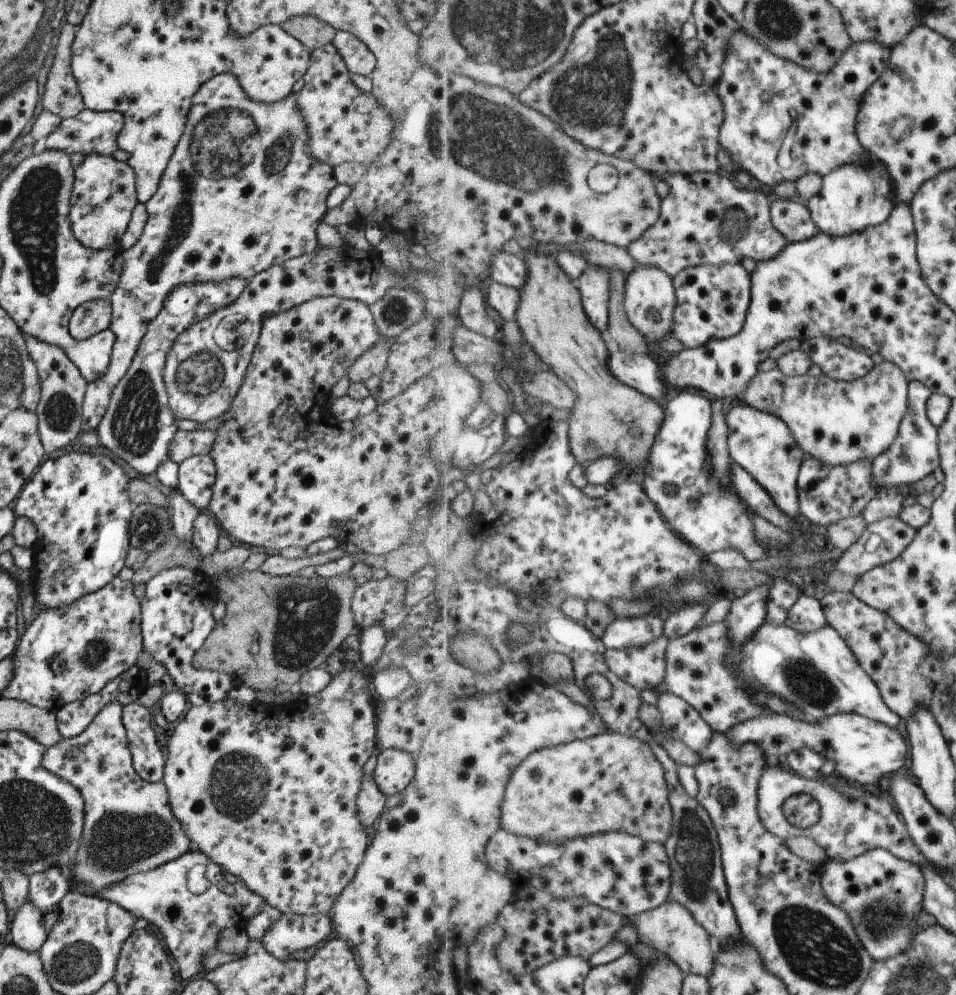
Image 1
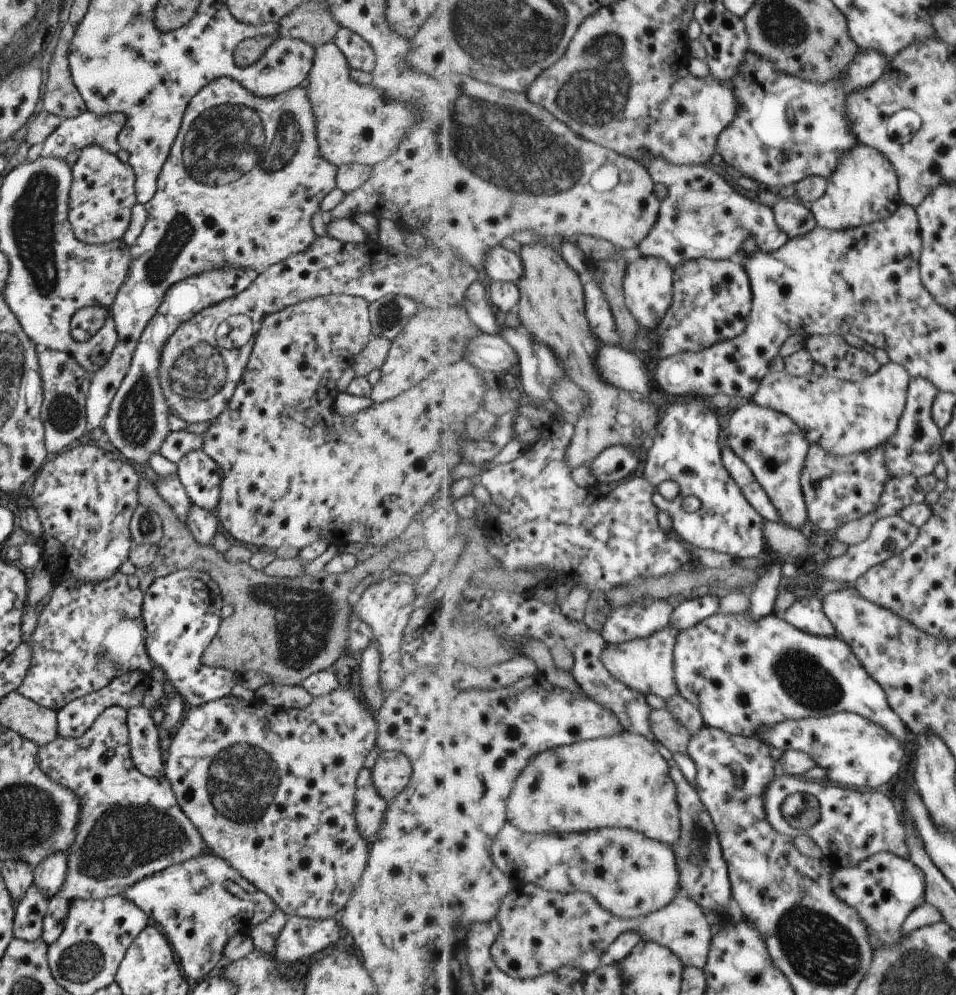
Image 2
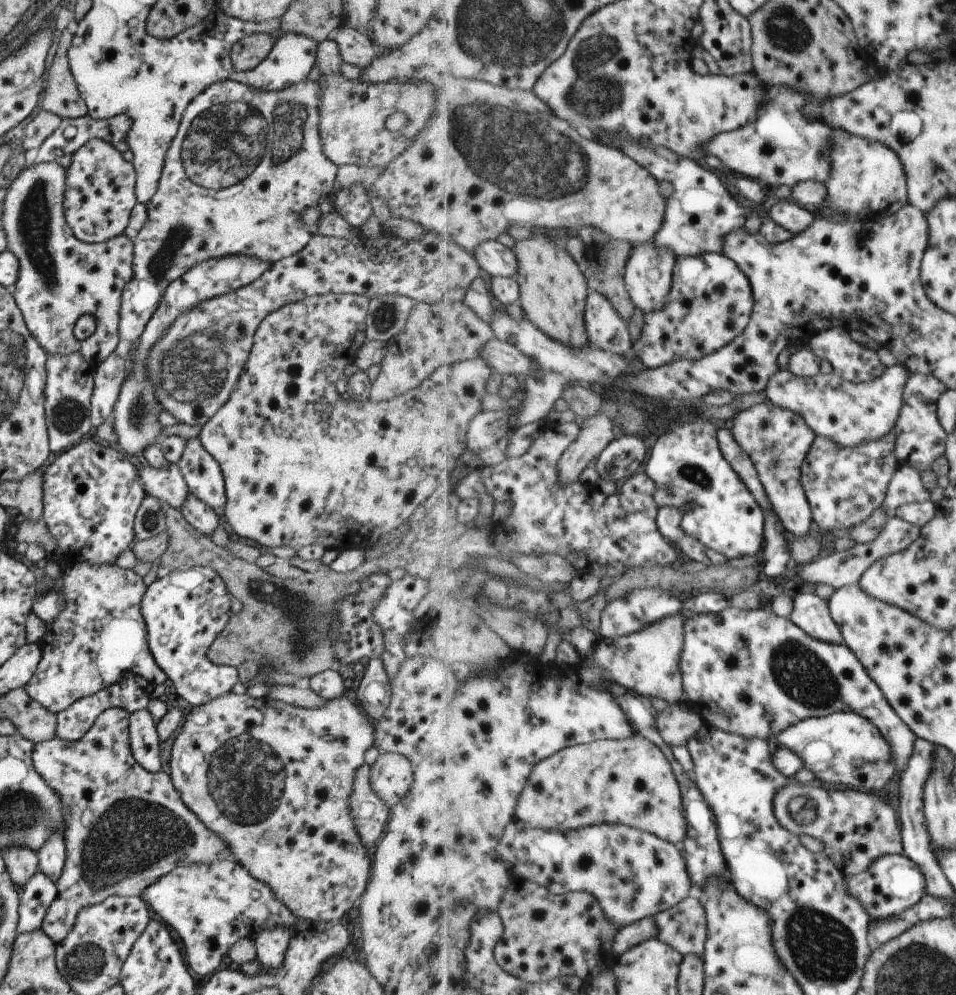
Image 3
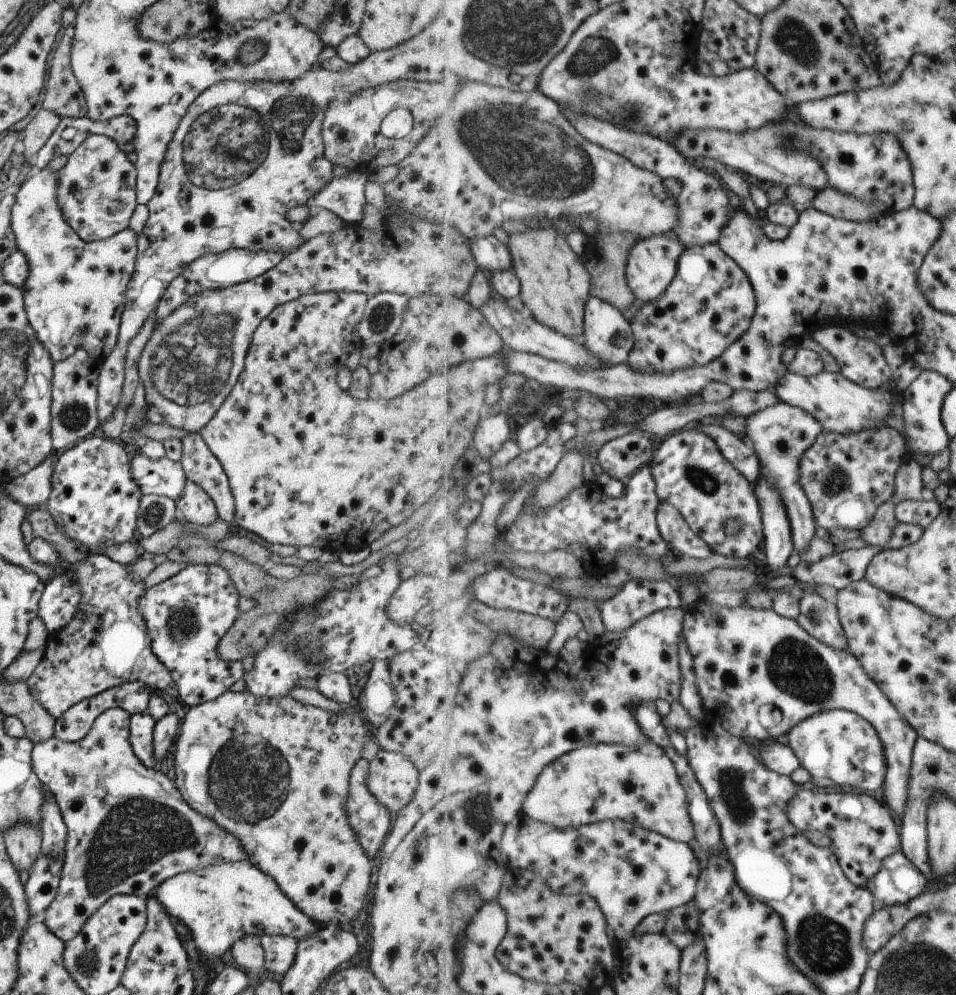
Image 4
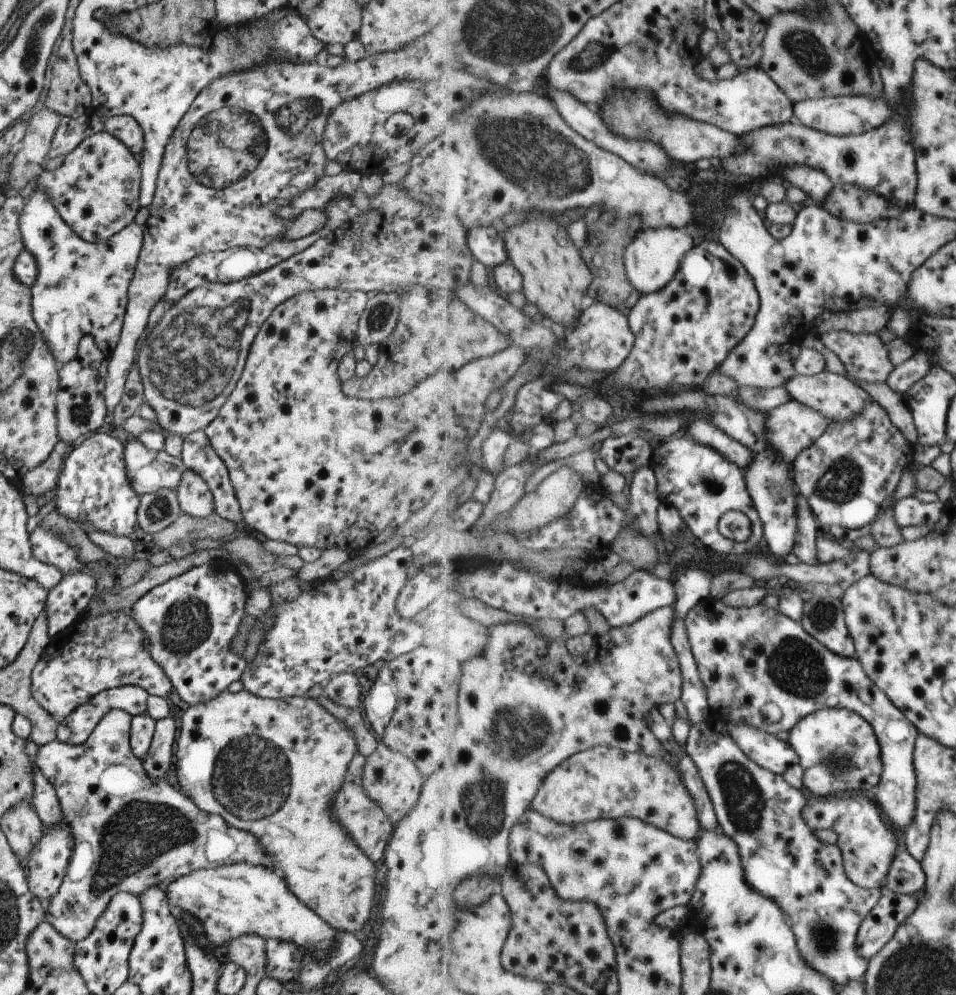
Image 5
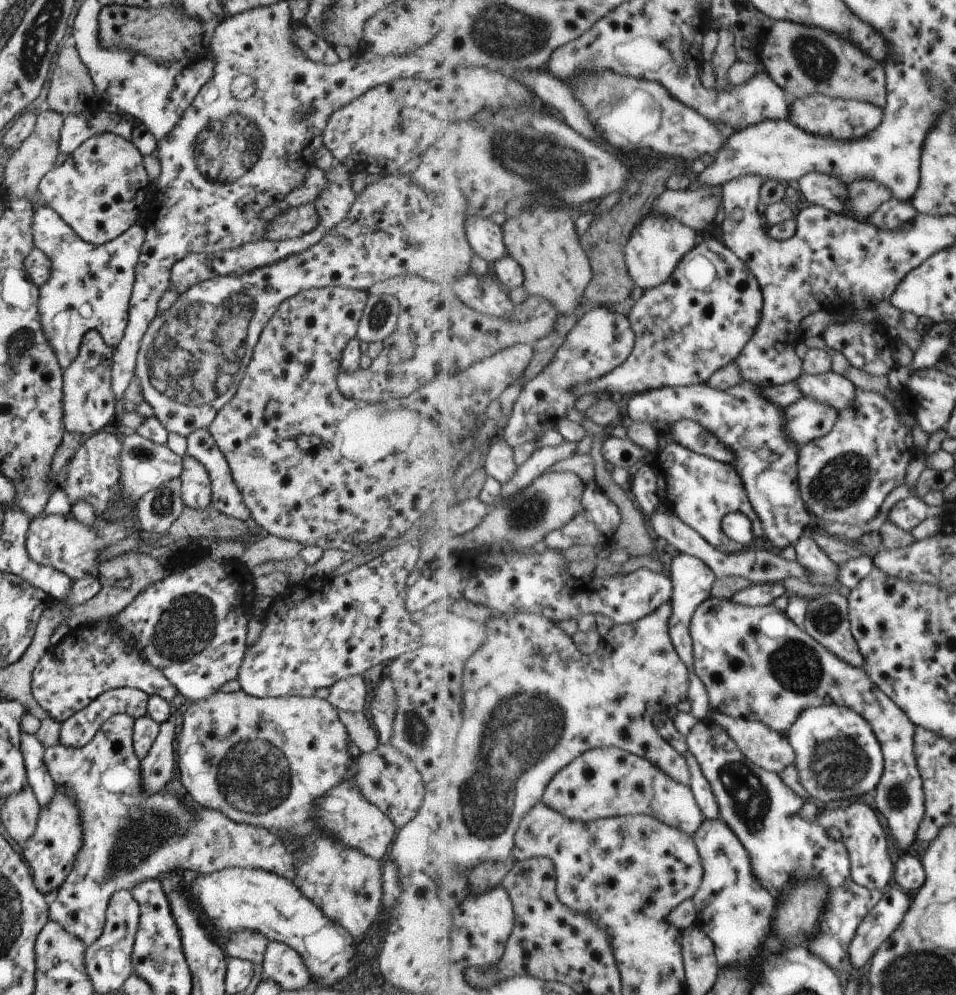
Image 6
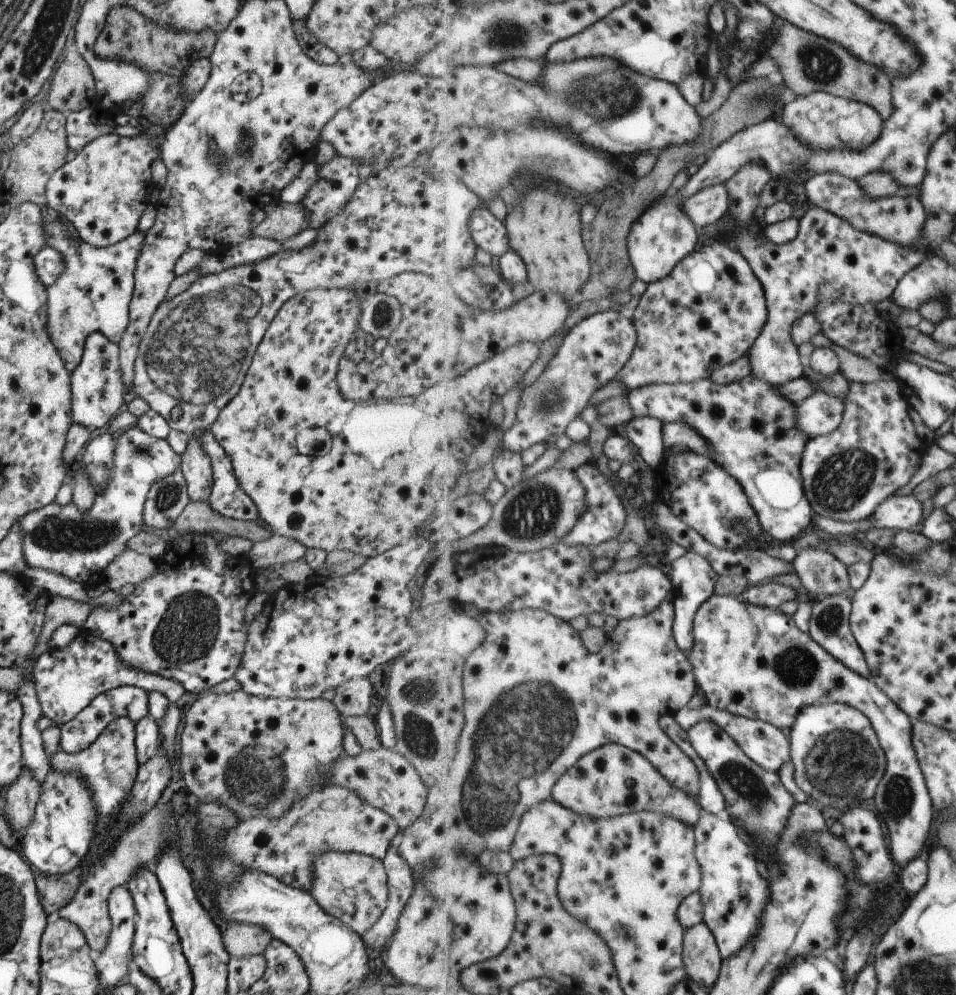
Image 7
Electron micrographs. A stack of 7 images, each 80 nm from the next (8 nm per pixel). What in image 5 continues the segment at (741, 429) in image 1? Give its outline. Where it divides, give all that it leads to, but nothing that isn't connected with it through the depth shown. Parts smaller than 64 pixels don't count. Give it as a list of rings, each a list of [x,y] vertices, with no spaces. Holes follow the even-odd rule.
[[[791,400],[767,412],[768,441],[781,451],[794,468],[796,458],[808,449],[833,424],[821,411],[805,403]],[[799,495],[798,515],[800,516],[800,530],[797,533],[797,542],[794,553],[804,563],[810,565],[823,564],[819,560],[817,524],[813,518],[813,512],[808,506],[807,499]]]

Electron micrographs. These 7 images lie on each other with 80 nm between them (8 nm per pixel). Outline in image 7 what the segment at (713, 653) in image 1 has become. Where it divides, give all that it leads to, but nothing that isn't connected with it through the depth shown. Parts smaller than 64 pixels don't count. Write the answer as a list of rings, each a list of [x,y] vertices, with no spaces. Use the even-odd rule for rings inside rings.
[[[714,594],[701,605],[695,615],[693,636],[694,645],[687,655],[696,673],[699,689],[706,694],[707,704],[714,708],[750,719],[761,719],[787,731],[808,706],[843,703],[857,707],[866,714],[876,727],[881,746],[888,756],[888,769],[876,790],[874,804],[887,824],[890,852],[901,868],[921,856],[932,832],[934,802],[913,744],[913,720],[872,678],[857,674],[857,671],[829,654],[811,634],[797,626],[792,616],[780,609],[757,606],[733,595]]]

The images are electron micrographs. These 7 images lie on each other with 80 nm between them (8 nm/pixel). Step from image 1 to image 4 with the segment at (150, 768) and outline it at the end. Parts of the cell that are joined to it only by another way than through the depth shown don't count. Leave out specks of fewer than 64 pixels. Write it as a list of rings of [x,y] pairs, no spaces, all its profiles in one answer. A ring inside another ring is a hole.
[[[143,713],[130,715],[128,724],[128,741],[133,754],[139,759],[143,766],[155,768],[152,755],[152,730],[154,720]]]

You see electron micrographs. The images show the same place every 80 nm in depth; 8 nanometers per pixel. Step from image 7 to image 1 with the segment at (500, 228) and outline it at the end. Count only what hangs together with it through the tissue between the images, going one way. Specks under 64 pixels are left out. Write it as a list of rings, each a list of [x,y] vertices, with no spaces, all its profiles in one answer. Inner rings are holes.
[[[499,251],[490,264],[489,276],[495,282],[521,290],[529,273],[528,264],[519,256]]]

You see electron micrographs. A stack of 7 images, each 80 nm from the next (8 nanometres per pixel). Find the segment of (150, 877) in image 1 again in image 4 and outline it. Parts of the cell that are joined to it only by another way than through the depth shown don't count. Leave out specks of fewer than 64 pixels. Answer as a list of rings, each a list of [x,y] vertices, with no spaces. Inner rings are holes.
[[[249,861],[215,863],[176,874],[159,883],[151,897],[162,904],[169,916],[179,918],[191,930],[197,952],[209,960],[219,960],[227,948],[245,935],[281,935],[300,941],[318,929],[317,922],[303,914],[278,889],[273,878]]]

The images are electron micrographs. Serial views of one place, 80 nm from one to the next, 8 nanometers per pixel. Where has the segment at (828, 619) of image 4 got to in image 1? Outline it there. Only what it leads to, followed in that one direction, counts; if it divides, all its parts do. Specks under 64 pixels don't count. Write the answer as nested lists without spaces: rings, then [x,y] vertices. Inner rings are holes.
[[[801,595],[789,611],[786,624],[804,633],[830,626],[818,595],[814,597]]]

